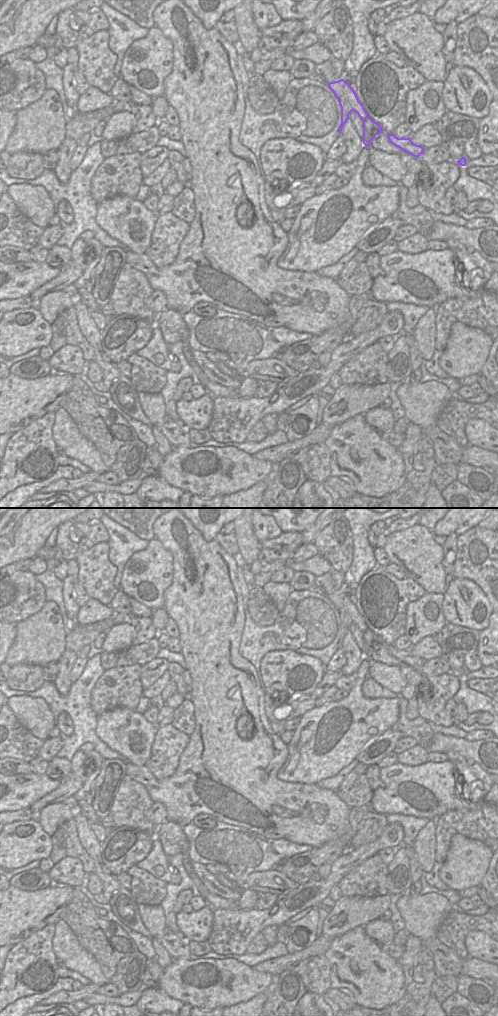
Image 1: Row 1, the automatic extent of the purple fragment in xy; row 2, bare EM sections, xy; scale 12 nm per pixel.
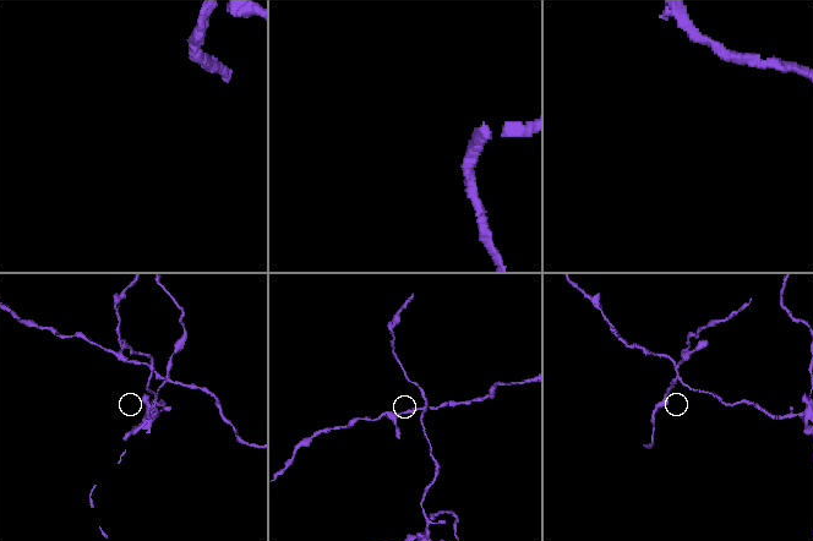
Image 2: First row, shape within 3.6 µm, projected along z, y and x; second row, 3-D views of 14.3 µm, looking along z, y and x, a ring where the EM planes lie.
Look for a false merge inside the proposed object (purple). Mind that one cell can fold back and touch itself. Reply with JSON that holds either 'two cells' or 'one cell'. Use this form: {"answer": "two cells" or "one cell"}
{"answer": "two cells"}

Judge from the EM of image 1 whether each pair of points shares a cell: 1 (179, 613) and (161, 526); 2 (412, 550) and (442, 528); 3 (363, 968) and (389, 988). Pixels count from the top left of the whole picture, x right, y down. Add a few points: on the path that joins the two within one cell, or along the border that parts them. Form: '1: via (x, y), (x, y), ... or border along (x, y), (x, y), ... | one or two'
1: via (179, 591), (178, 548) | one
2: border along (431, 531), (434, 534) | two
3: via (369, 974), (383, 985) | one

